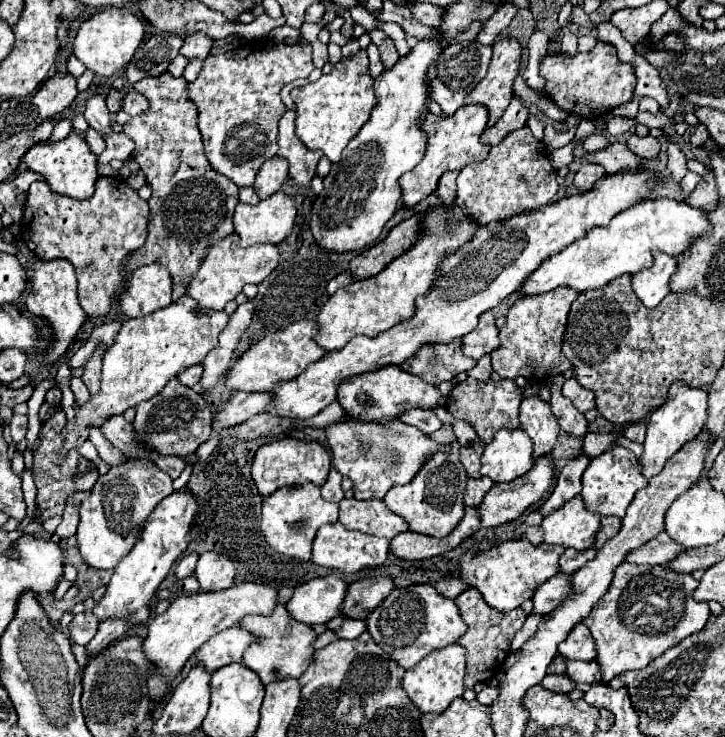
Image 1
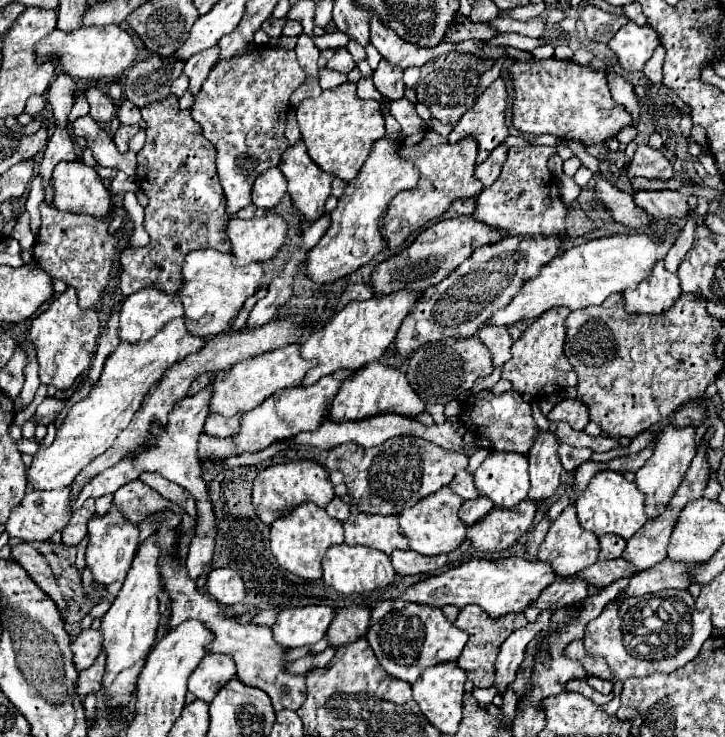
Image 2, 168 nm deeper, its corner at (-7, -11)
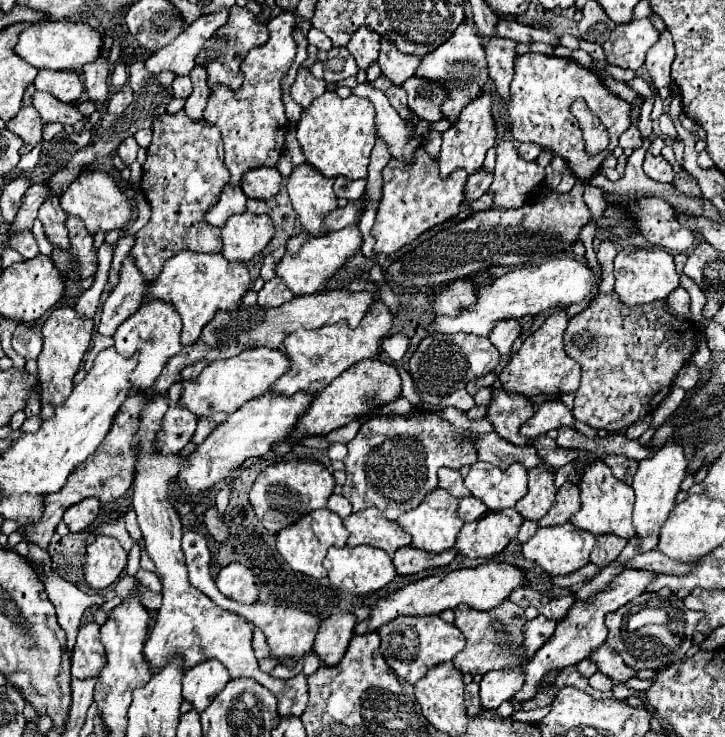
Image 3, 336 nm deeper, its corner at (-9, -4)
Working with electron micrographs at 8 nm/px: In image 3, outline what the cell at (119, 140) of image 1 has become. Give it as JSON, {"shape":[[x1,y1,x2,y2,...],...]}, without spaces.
{"shape":[[34,92,32,94,32,106,40,114,42,122,62,122,62,124,76,124,82,120,82,114,72,106,56,100,48,92]]}

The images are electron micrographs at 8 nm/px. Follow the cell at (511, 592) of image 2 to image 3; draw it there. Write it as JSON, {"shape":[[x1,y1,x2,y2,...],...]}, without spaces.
{"shape":[[484,564,478,568,462,568,448,574,434,574,404,586,402,590,380,598,372,608,370,616,354,628,354,634,376,632,380,626,396,620,396,616,438,616,444,610,454,610,458,604,472,606,474,610,490,610,502,604,508,594,524,584,524,572,510,564]]}

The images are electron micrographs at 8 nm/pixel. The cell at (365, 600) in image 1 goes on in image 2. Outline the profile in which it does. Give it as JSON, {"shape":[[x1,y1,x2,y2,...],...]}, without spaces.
{"shape":[[350,605,336,611,336,617,328,629,328,639,332,647,340,647,352,643,366,635,368,627,372,625,370,607,364,605]]}

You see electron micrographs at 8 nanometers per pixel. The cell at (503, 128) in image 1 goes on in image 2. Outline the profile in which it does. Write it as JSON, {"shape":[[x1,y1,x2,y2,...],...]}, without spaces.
{"shape":[[498,145,488,155,488,159,476,167,476,177,482,181,484,187,490,187,494,183,494,179,500,175,500,167,506,161,506,153,508,153,508,147,506,145]]}

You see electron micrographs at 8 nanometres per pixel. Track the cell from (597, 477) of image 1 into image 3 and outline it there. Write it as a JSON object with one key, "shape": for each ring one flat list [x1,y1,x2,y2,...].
{"shape":[[596,462,584,472,580,482,580,500,582,508,574,516,570,516,570,524,592,534,614,534,626,540,634,536,634,526,632,526,634,490,628,484,614,478,612,470,604,462]]}

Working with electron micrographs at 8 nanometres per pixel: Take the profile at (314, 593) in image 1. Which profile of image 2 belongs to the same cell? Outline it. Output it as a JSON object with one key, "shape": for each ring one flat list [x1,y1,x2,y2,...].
{"shape":[[308,605,286,609,278,615,276,623,272,625,274,639,286,649,314,645,326,635,334,619,334,613,336,609,330,605]]}

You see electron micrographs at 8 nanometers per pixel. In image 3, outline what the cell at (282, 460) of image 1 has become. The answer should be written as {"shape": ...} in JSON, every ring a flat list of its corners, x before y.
{"shape":[[278,462,270,464,260,472,252,490,250,504,256,518,264,524,270,534,278,534,286,526,298,522,302,516,326,508,328,496,334,490,334,476,320,462]]}

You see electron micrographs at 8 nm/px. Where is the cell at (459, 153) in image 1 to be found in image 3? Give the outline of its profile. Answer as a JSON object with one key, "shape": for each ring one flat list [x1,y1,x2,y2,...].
{"shape":[[418,148,414,166,408,166,400,160,390,160,382,170,382,178,382,200,378,206,376,222,372,226,372,236,376,240,374,252,396,254,400,248,412,244,426,230,432,230,434,226,440,226,446,220,458,216,464,202,462,190,468,174,464,170,456,170,448,180,442,180,438,174,438,162,430,160,424,148]]}

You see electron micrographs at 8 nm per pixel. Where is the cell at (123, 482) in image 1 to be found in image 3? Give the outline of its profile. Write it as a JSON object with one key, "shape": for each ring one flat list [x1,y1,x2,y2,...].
{"shape":[[98,536,94,544,86,548,84,580,92,590,110,588,122,574,128,554,120,542,112,536]]}

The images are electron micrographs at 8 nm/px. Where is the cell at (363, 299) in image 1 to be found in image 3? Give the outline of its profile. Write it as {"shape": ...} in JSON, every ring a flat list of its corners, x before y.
{"shape":[[376,302,370,308,370,312,362,318,358,328,350,328,346,322,336,322,336,324,324,326,320,330,292,332,282,342,282,350,290,360,290,372,286,372,282,378,278,378,270,390,274,394,284,394,284,396,292,396,296,392,308,392,308,394,320,392,350,366,358,364,360,360,372,358,378,352,380,342,386,338,390,326,392,326,390,310,382,302]]}

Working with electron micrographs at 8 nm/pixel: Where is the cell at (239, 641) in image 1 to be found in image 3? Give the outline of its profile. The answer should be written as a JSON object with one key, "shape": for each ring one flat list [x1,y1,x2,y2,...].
{"shape":[[206,660,190,668,182,678,182,698,200,714,224,690,230,676,218,660]]}

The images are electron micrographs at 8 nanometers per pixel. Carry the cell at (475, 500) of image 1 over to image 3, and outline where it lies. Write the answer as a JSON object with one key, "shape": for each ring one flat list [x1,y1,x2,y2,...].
{"shape":[[468,496,468,498,462,498,462,500,460,500,458,514,460,514,460,518,462,518,464,522,480,520,486,512,488,512,488,508,486,508,480,500,474,500,474,496]]}

